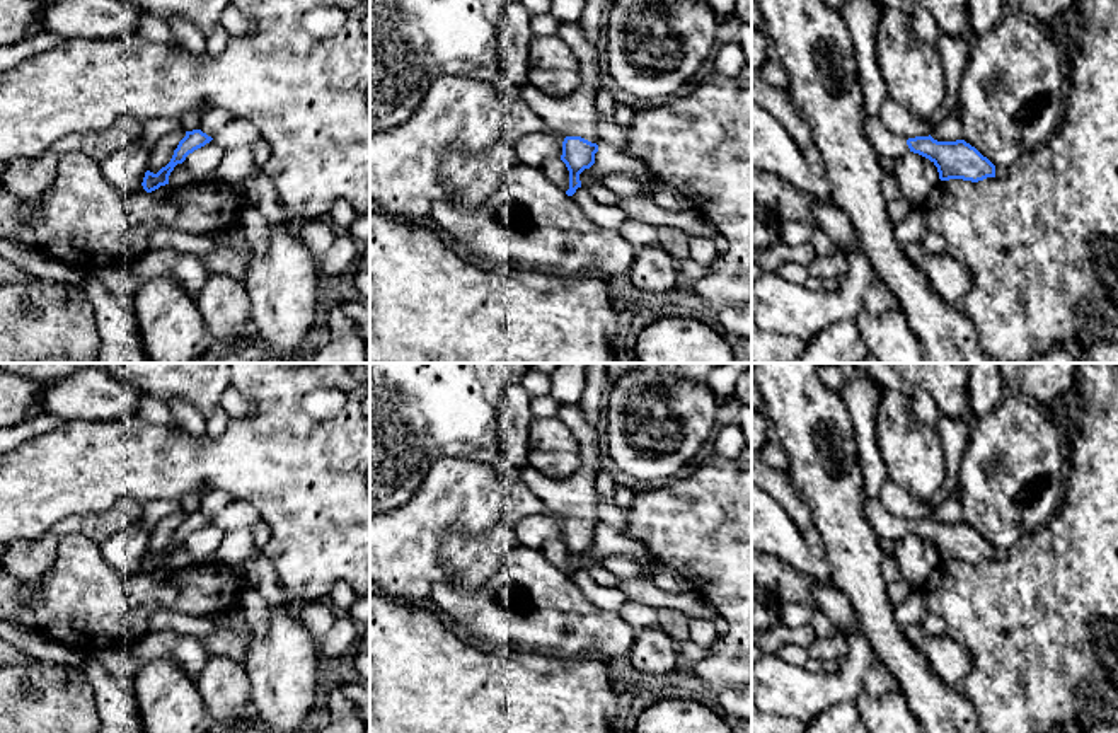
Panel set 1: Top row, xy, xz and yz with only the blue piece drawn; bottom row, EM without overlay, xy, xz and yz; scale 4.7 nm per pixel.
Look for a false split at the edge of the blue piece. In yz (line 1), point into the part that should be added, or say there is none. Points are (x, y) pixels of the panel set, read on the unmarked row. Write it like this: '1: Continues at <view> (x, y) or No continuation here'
1: Continues at yz (887, 525)

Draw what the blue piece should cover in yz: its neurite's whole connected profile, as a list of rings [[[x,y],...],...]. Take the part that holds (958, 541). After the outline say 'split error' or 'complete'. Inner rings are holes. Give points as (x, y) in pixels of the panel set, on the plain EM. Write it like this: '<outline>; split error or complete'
[[[866,499],[864,515],[878,539],[896,542],[907,534],[919,535],[937,549],[941,563],[995,559],[995,547],[965,522],[937,523],[931,517],[907,522],[890,513],[879,499]]]; split error

